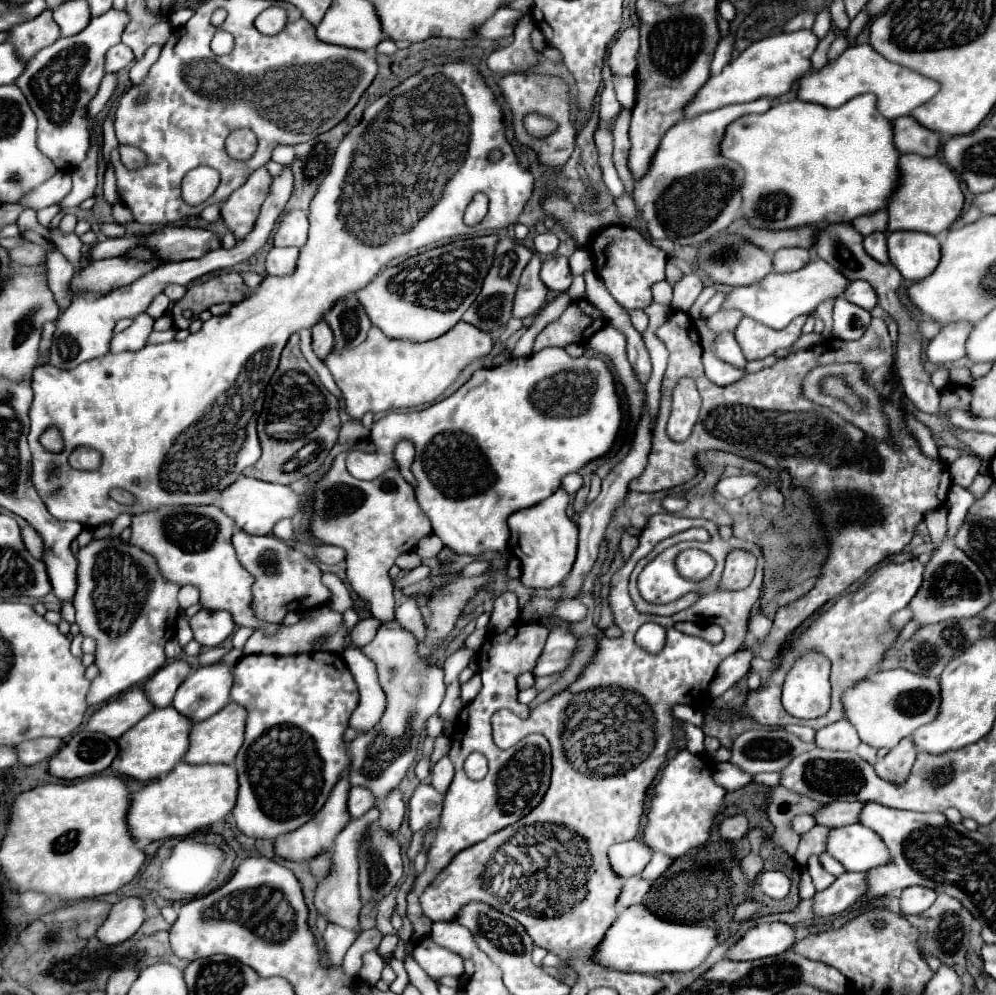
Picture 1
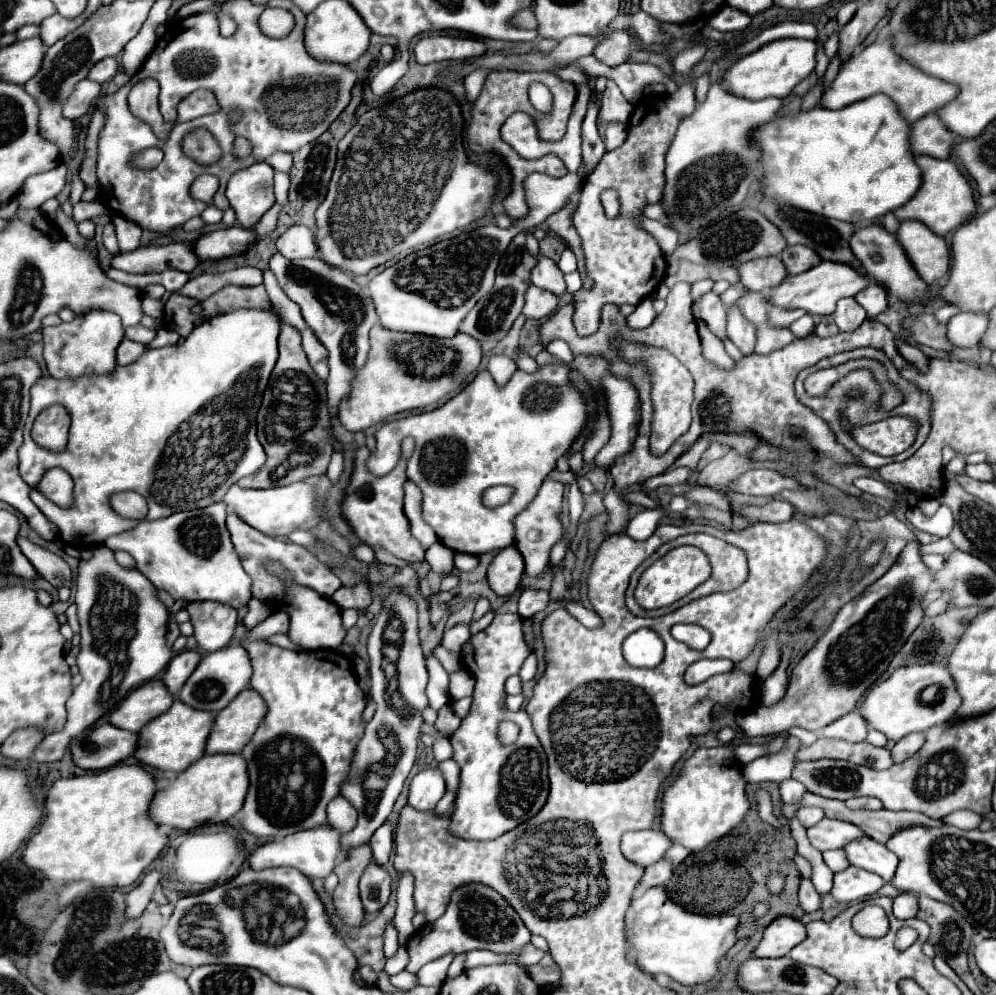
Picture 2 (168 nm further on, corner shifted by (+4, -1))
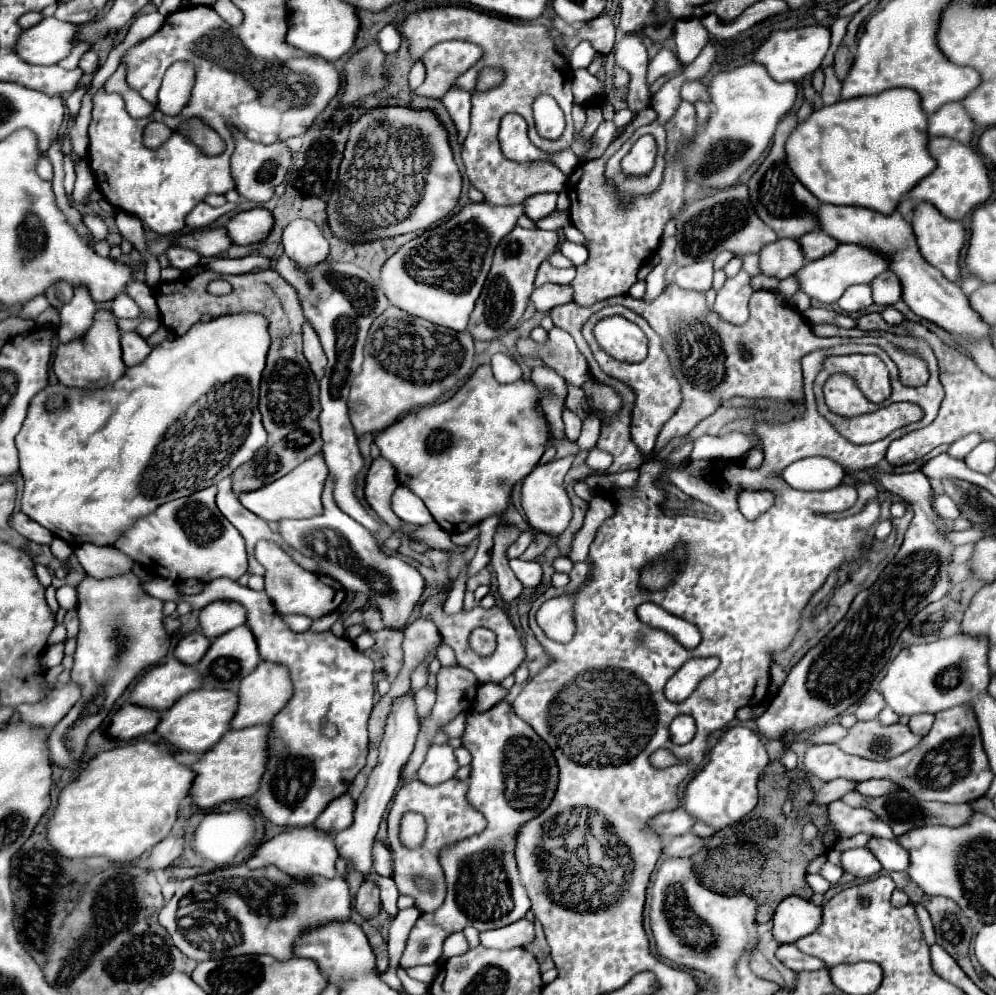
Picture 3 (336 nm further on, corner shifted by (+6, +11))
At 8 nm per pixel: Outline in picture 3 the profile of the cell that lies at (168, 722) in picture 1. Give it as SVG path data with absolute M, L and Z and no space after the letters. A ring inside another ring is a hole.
M201 688L197 692L189 692L187 696L179 698L173 708L161 714L161 722L157 726L157 734L165 738L173 748L185 752L207 752L215 746L221 736L231 730L231 720L237 712L239 696L233 690L207 690Z

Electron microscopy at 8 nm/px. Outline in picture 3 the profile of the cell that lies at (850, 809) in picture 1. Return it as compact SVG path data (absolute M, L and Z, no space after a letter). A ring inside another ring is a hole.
M879 778L879 780L865 780L857 786L857 790L865 796L883 796L883 794L891 794L895 790L899 790L899 786L891 780Z

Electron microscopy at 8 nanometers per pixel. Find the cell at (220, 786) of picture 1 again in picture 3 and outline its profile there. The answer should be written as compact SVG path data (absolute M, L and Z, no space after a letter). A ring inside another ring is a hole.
M269 726L229 730L199 762L191 766L197 774L191 786L191 796L195 796L195 802L199 808L207 810L223 802L249 798L259 790L259 784L267 770L267 760L269 760L267 736L269 736Z

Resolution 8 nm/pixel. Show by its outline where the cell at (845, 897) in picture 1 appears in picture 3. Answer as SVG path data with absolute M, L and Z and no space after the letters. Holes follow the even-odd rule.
M867 848L845 850L841 856L841 864L845 872L851 872L857 878L871 878L877 876L881 870L879 860Z

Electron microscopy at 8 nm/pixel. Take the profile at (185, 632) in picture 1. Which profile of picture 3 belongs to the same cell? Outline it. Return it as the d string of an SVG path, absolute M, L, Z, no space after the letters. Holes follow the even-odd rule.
M151 578L141 582L149 596L159 600L181 602L187 600L193 608L203 608L215 598L235 600L247 608L247 624L251 626L263 660L285 664L291 670L295 686L293 698L273 718L269 736L269 762L267 772L257 792L257 808L277 826L311 826L327 804L343 796L365 766L369 740L367 720L373 708L375 682L373 660L359 652L353 642L337 638L327 632L293 632L277 612L267 592L251 590L235 580L211 580L205 592L197 596L181 596L171 580Z

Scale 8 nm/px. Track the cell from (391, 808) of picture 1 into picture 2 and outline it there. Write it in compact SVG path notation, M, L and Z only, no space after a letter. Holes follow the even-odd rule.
M389 820L373 834L373 840L369 842L369 846L371 846L373 858L379 860L379 864L385 864L389 860L389 854L393 850L393 826Z

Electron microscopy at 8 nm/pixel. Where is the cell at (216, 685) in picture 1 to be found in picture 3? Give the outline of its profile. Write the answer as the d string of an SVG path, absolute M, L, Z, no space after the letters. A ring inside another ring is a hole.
M247 624L225 632L223 636L215 638L207 656L197 664L199 672L203 674L203 686L205 688L239 688L239 682L261 662L259 648L255 642L255 636Z

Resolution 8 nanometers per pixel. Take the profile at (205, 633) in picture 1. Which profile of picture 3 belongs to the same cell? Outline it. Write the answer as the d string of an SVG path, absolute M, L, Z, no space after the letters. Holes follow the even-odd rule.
M217 600L207 604L201 614L199 614L199 622L201 622L201 632L207 638L217 638L241 624L247 622L247 612L239 602L231 602L231 600Z

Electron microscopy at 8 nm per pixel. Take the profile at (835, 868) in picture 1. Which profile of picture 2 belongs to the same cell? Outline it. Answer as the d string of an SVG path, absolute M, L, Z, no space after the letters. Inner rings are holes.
M827 850L827 852L823 852L823 860L825 860L825 864L837 874L837 872L841 872L841 870L845 870L847 866L849 866L849 862L845 860L845 852L843 850Z

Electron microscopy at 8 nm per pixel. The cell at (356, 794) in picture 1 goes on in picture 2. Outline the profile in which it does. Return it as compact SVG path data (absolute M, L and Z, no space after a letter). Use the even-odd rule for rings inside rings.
M335 796L327 806L327 818L327 822L339 832L349 832L349 828L357 824L357 810L343 796Z

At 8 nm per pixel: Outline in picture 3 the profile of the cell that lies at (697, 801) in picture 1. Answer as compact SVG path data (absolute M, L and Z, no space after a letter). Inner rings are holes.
M745 726L726 729L721 740L711 748L703 770L697 772L697 776L689 782L683 798L683 808L719 830L739 822L757 806L757 782L767 764L769 756L755 732Z

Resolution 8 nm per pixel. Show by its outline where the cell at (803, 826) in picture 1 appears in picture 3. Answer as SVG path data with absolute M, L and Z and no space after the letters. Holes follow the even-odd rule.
M837 778L837 780L831 780L831 782L827 782L825 786L821 786L821 788L815 792L815 794L817 794L815 800L817 800L819 804L831 804L831 802L839 800L843 794L855 792L857 784L859 784L859 782L849 780L849 778Z

